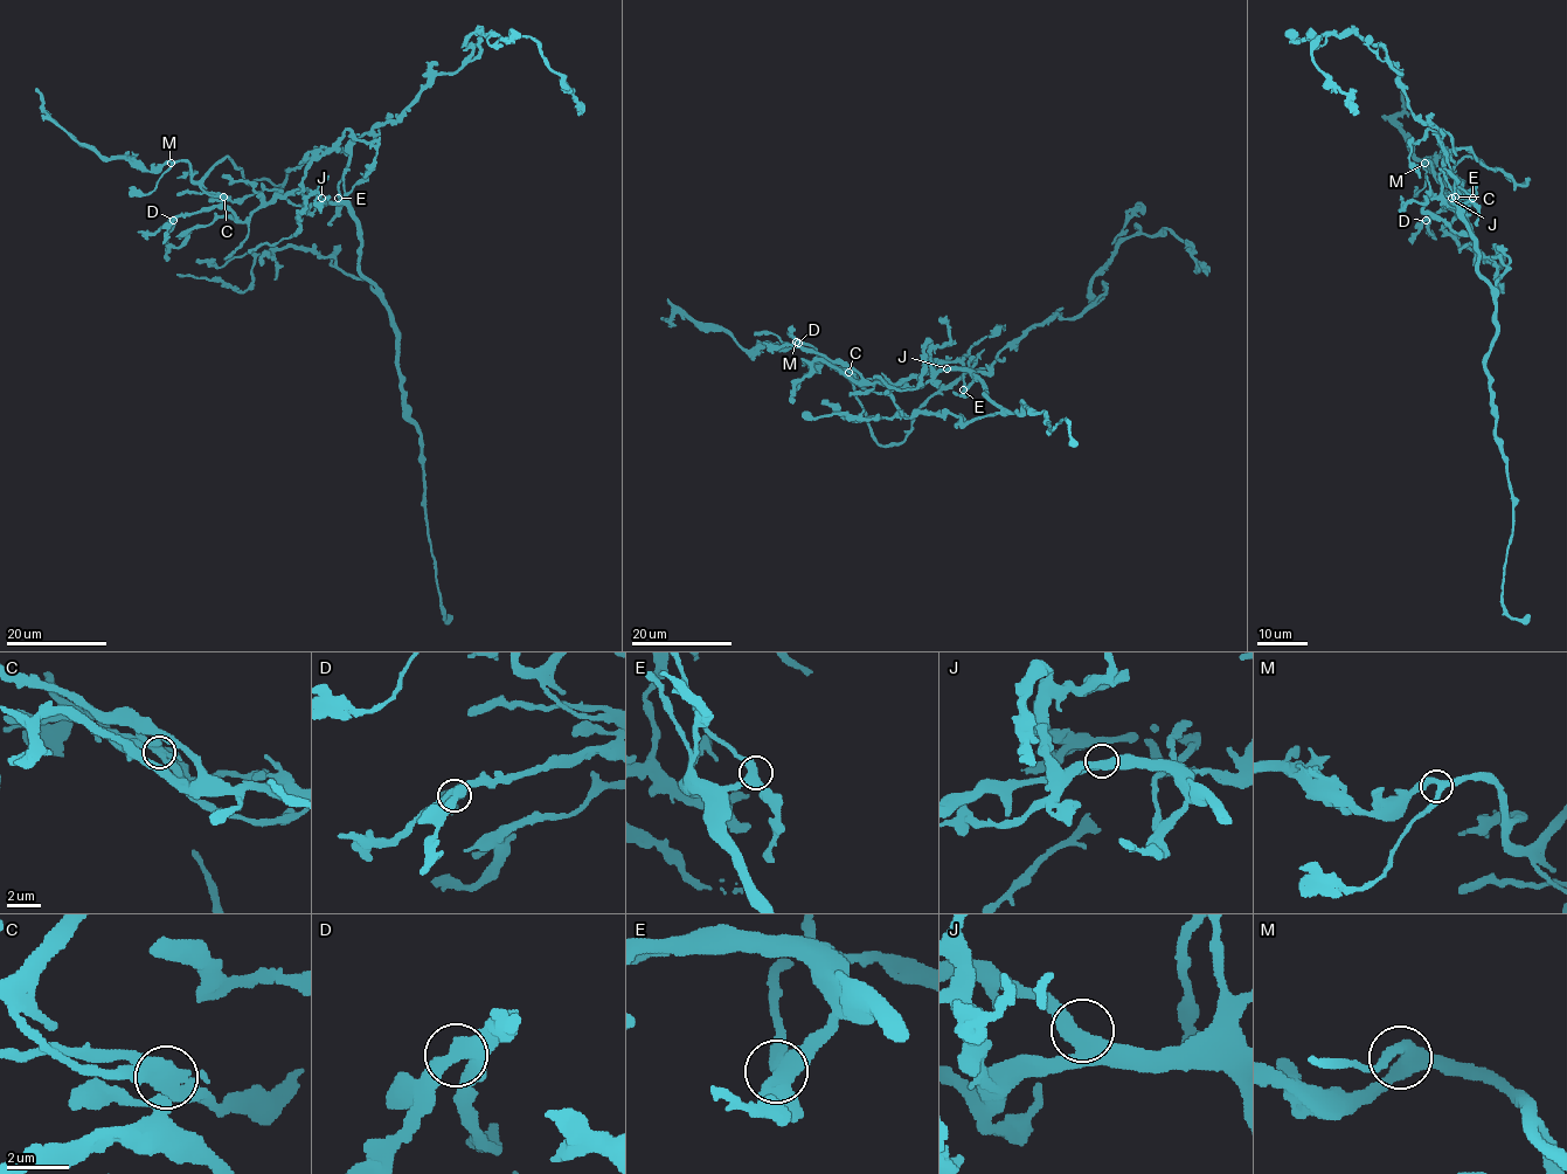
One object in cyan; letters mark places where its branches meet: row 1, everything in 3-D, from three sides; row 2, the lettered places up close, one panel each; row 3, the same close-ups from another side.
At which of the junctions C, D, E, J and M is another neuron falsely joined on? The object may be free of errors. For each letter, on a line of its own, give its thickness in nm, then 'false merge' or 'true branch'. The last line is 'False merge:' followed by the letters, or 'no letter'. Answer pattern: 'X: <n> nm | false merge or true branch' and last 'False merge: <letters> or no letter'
C: 360 nm | false merge
D: 380 nm | true branch
E: 400 nm | true branch
J: 400 nm | true branch
M: 360 nm | true branch
False merge: C

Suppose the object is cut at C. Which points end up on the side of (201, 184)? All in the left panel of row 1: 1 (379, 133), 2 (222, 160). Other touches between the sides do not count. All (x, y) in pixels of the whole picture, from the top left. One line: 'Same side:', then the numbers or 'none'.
Same side: 1, 2

